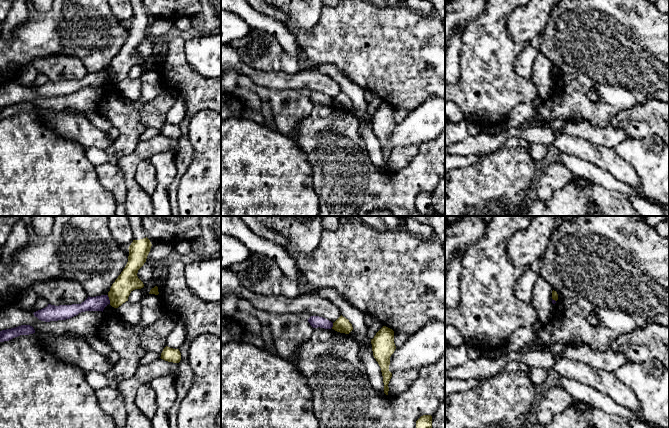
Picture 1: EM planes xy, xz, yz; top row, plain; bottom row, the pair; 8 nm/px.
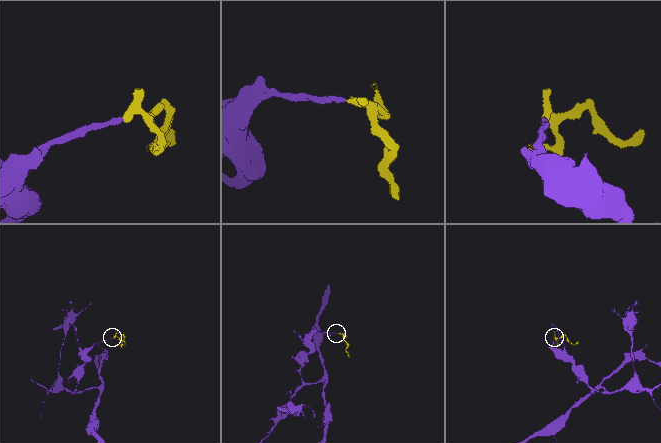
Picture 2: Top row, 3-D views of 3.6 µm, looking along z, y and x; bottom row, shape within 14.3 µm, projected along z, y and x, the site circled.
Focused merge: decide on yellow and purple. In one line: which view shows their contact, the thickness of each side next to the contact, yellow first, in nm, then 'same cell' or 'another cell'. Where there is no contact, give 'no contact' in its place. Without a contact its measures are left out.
contact in xy; calibres 170 and 120 nm; another cell

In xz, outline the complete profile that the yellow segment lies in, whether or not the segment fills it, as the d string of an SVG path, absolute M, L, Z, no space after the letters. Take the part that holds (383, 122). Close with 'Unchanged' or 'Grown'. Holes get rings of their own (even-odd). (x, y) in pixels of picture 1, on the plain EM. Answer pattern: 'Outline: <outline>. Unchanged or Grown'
Outline: M383 102L371 115L373 132L378 138L384 159L384 169L388 171L389 157L392 149L389 147L390 133L394 129L396 122L394 119L394 107L386 102Z. Unchanged

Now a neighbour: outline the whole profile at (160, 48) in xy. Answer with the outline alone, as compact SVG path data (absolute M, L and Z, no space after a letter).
M160 37L157 41L153 44L152 53L156 60L162 61L166 57L166 54L170 47L170 40L165 39L164 37Z

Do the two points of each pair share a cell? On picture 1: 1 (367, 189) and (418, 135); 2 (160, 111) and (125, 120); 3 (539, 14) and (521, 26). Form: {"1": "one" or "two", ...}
{"1": "two", "2": "two", "3": "one"}

